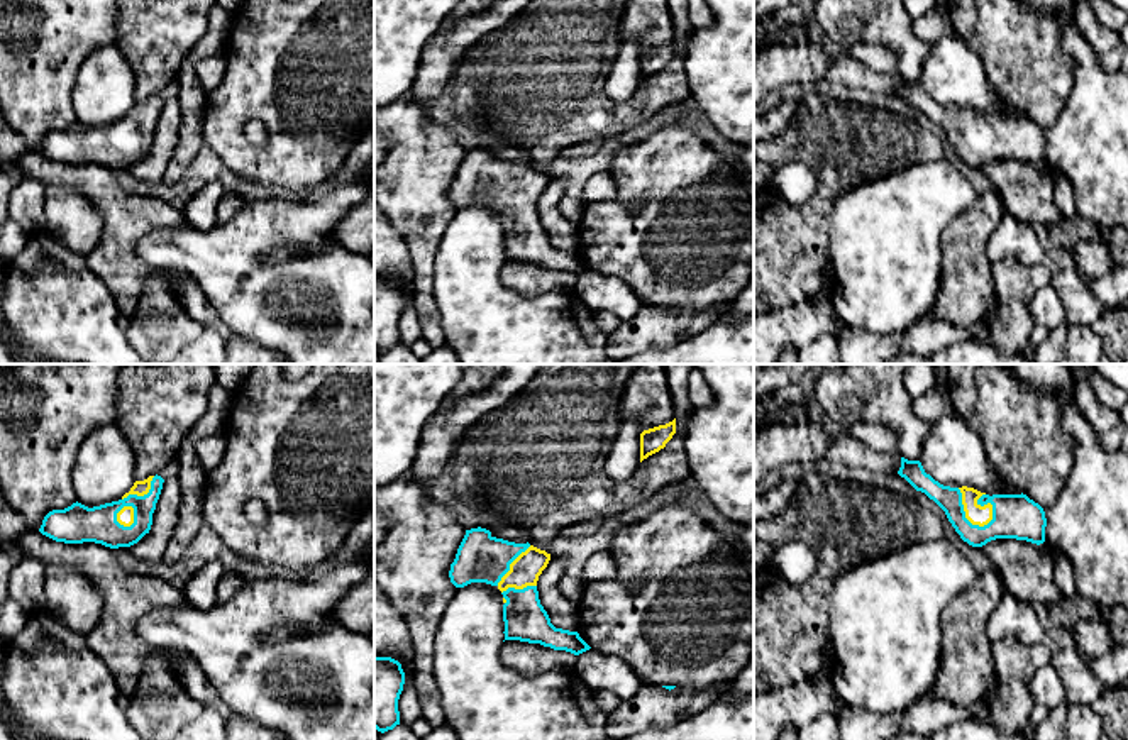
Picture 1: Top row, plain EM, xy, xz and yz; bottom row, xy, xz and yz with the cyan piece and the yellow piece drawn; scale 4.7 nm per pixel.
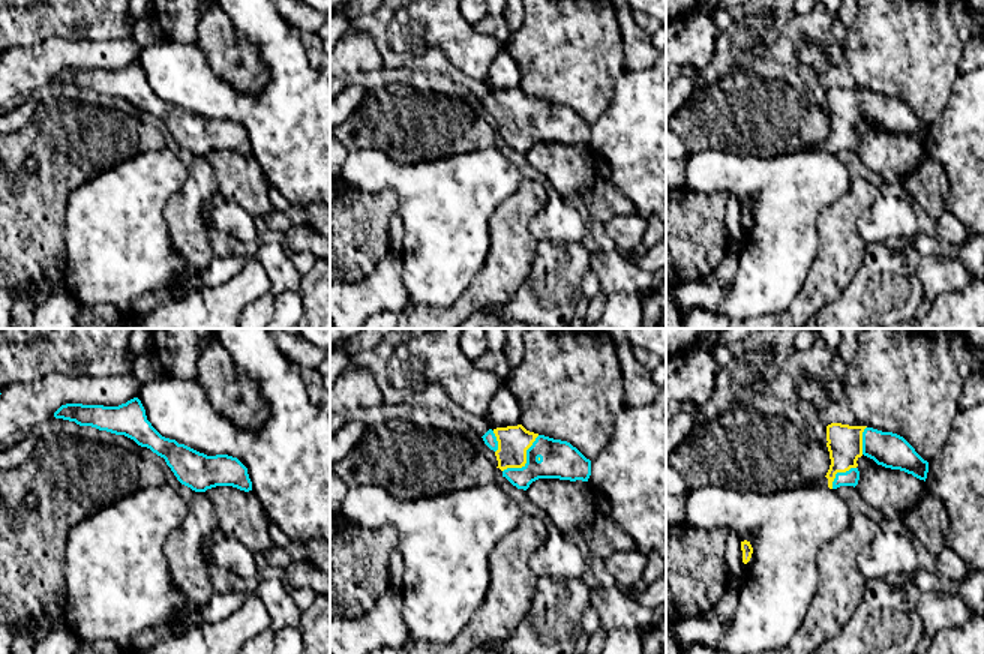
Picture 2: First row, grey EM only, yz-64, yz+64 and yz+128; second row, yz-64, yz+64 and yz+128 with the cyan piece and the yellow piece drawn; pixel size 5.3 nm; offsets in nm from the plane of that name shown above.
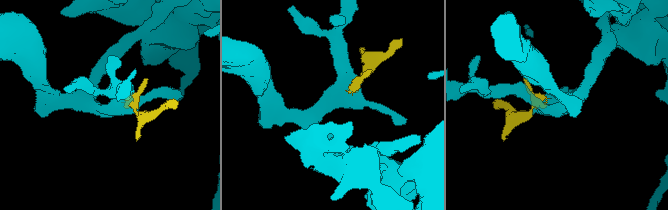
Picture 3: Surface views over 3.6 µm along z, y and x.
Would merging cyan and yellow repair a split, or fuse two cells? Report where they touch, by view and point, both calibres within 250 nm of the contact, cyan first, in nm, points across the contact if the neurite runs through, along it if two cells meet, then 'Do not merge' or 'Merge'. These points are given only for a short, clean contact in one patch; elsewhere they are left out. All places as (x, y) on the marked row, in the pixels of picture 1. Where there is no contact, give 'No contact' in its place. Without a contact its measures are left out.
Touches cyan at yz (964, 513). Thickness 200 nm (cyan) against 100 nm. Merge

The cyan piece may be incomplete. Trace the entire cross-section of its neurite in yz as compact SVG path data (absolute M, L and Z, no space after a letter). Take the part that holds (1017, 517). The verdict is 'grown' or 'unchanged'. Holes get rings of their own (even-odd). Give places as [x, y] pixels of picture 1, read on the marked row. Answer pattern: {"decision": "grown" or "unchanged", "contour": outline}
{"decision": "grown", "contour": "M904 457L898 474L933 500L960 538L972 547L982 547L996 538L1016 538L1037 545L1045 542L1045 511L1023 493L989 496L967 486L943 486L925 472L920 461Z"}

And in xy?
{"decision": "grown", "contour": "M156 474L135 481L119 501L93 508L76 501L64 510L53 510L44 516L39 532L64 544L130 547L149 533L163 483L164 479Z"}

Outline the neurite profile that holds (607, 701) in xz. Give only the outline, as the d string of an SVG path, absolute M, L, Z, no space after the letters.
M594 691L594 703L596 706L605 711L606 715L618 710L622 704L622 699L617 698L610 691Z

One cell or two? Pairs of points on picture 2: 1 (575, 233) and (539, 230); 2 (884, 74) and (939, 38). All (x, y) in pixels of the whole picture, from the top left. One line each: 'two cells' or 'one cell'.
1: one cell
2: one cell

